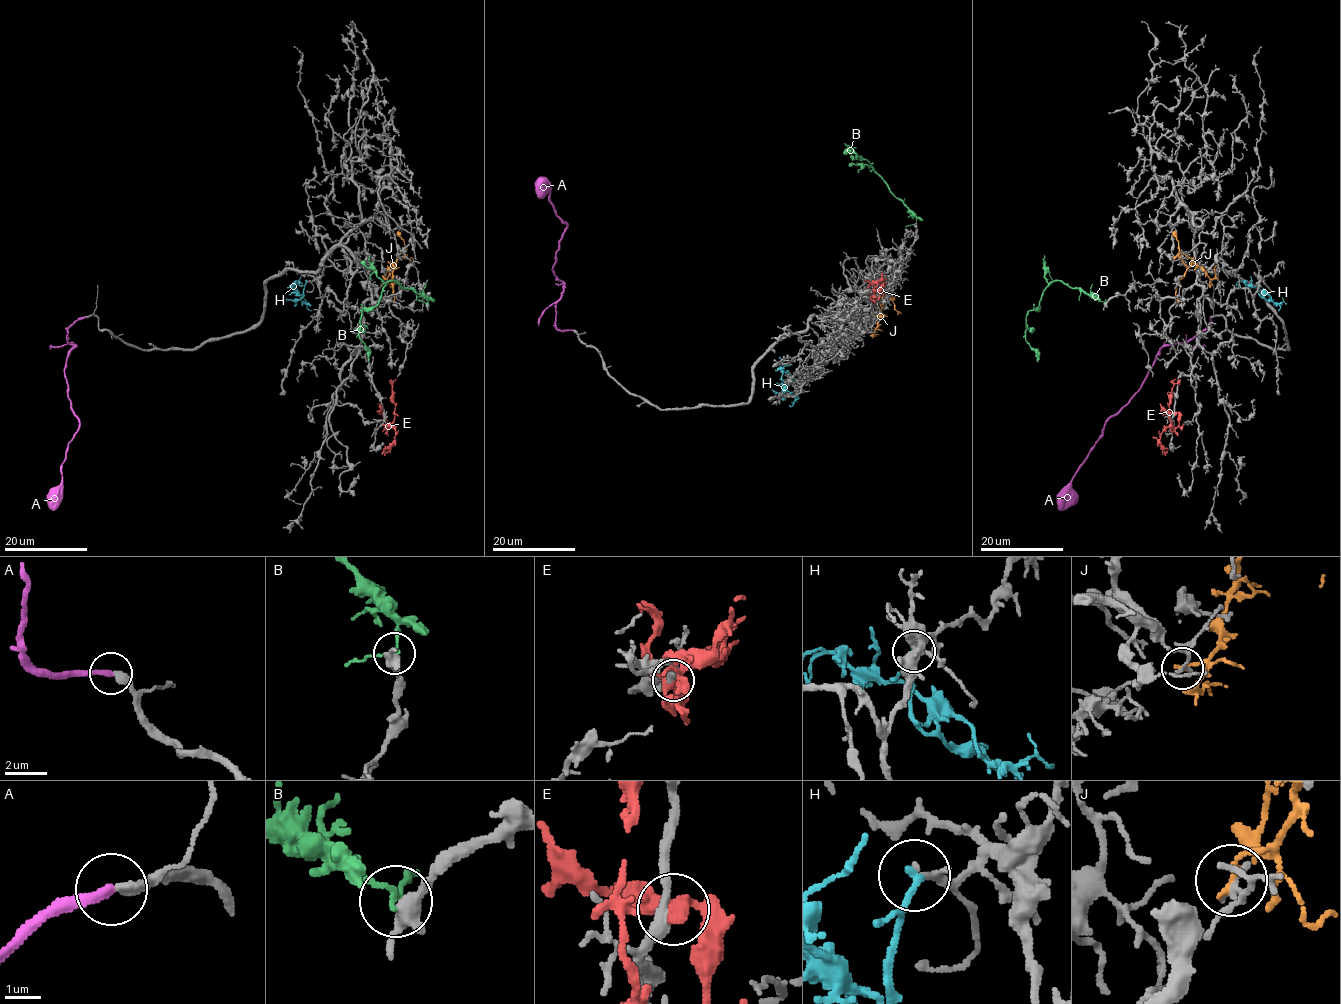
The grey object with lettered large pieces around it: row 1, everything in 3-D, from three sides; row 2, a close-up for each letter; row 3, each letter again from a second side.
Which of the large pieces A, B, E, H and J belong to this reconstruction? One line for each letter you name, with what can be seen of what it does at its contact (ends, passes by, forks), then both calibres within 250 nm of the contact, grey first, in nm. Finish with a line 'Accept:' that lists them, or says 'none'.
A: it ends | 360/280 nm
H: it ends | 180/200 nm
Accept: A, H

